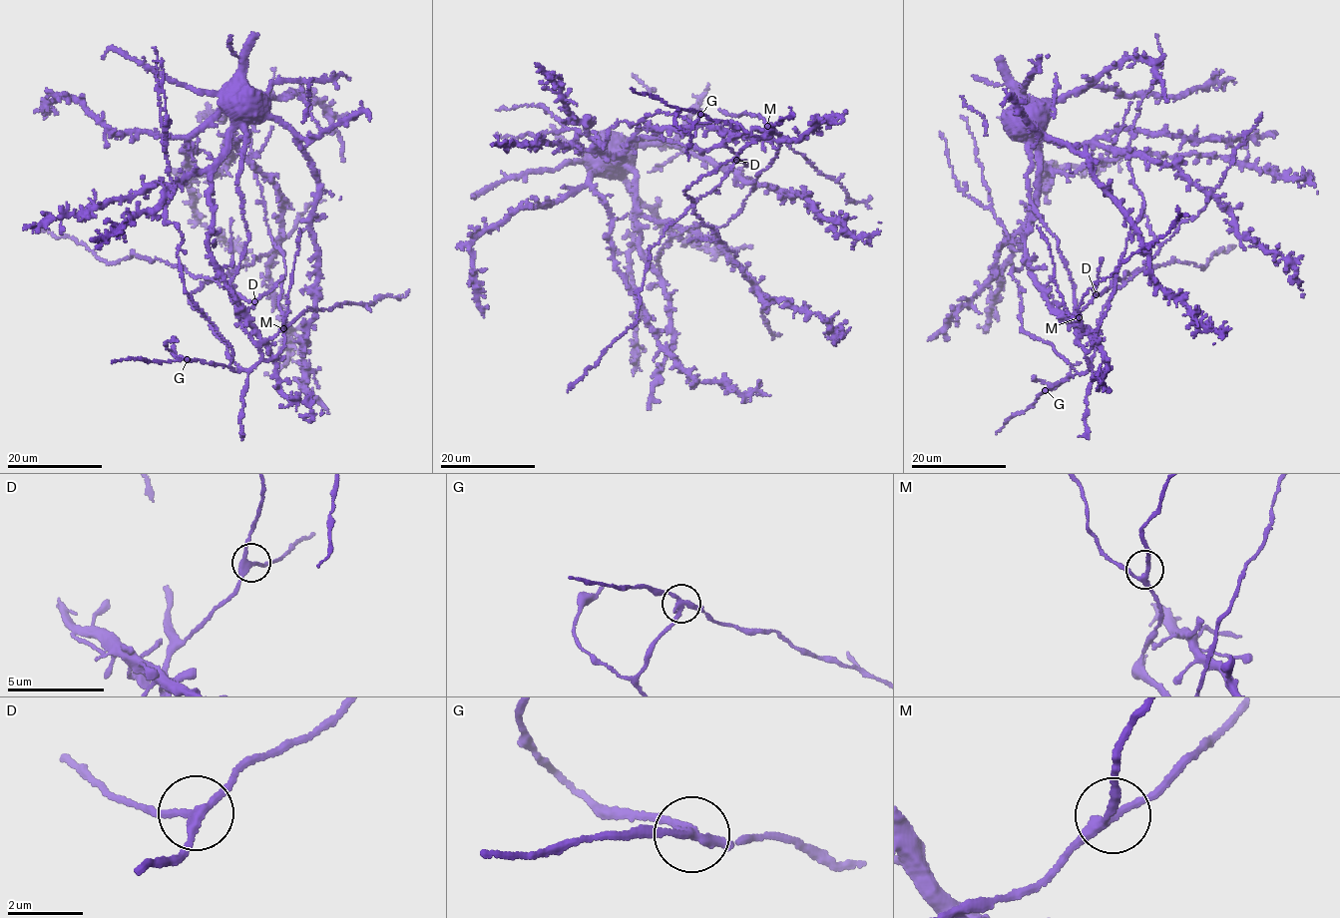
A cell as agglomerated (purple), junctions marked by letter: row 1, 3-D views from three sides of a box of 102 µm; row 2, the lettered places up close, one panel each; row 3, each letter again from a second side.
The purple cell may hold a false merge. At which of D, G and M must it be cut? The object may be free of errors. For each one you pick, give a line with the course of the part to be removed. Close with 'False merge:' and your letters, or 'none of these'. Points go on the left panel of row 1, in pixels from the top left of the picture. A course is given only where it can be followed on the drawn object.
G: course (187, 359), (173, 353), (174, 338)
False merge: G

